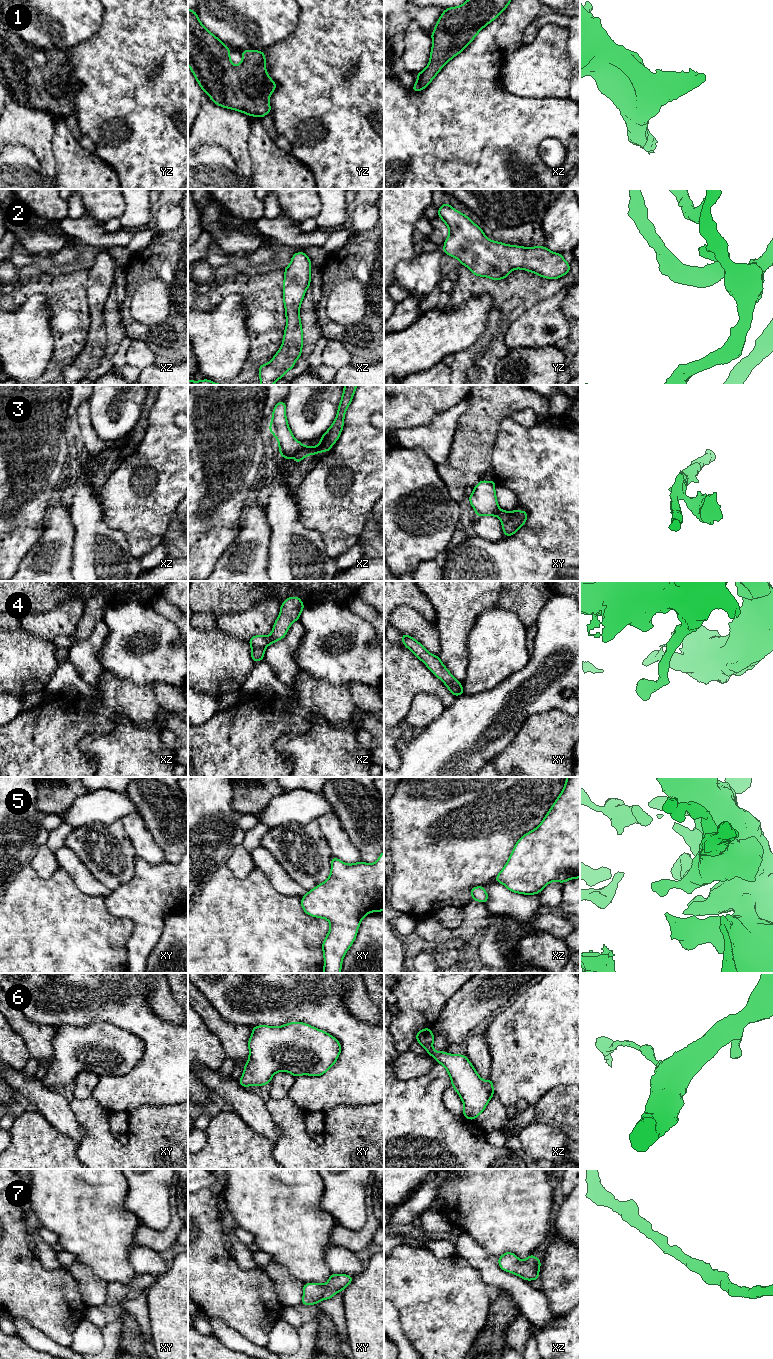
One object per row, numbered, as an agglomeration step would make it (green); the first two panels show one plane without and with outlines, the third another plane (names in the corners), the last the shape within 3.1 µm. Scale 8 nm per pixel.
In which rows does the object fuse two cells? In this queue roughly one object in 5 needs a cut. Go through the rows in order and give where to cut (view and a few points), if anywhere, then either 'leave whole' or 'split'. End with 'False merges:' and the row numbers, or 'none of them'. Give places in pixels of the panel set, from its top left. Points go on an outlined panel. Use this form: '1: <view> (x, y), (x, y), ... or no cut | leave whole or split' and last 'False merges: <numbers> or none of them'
1: no cut | leave whole
2: no cut | leave whole
3: xz (304, 446), (296, 453) | split
4: no cut | leave whole
5: no cut | leave whole
6: no cut | leave whole
7: no cut | leave whole
False merges: 3

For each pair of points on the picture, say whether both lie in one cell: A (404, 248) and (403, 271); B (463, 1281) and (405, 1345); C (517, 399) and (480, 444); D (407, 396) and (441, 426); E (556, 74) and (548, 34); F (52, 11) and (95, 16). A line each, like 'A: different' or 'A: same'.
A: different
B: different
C: same
D: different
E: same
F: same

